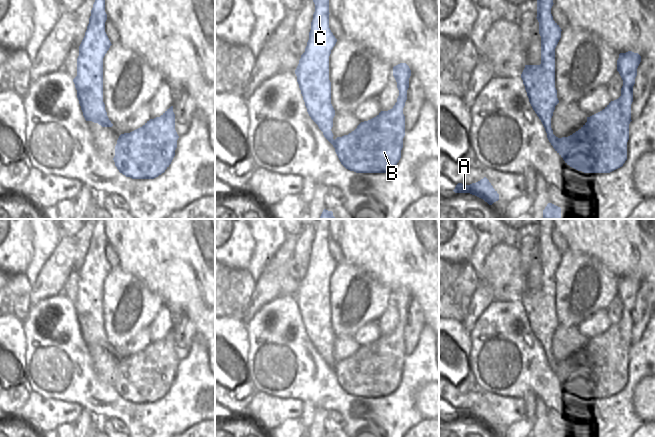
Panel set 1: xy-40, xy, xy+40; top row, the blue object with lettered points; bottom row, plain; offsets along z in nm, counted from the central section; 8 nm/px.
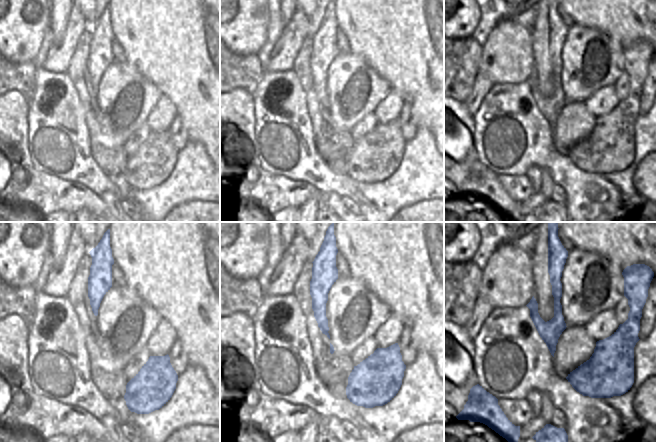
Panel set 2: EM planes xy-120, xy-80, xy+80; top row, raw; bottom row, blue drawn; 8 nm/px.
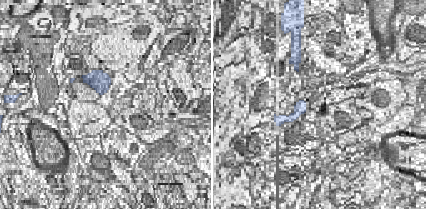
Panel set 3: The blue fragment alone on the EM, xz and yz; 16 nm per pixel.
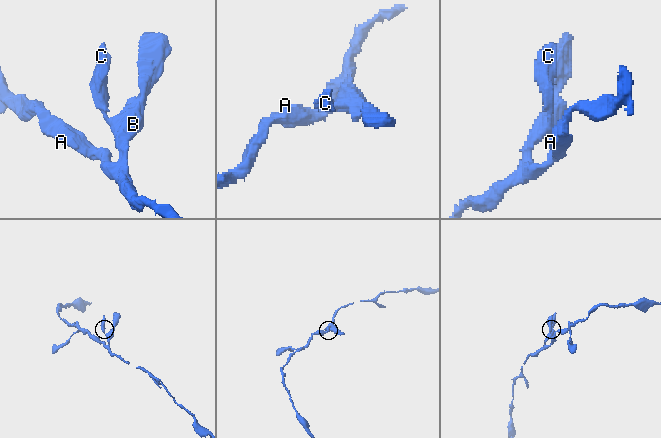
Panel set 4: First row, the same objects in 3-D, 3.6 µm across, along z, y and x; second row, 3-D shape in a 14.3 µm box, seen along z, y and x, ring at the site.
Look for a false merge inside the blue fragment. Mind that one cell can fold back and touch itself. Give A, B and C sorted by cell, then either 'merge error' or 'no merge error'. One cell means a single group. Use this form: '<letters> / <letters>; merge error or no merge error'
A B C; no merge error

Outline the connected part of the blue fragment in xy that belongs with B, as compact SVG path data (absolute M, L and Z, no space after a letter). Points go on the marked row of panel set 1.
M313 0L315 12L311 22L309 40L295 70L297 82L311 119L318 125L324 137L333 145L341 164L356 173L386 173L393 169L401 158L405 136L405 116L403 108L407 100L411 70L406 63L393 67L399 96L392 109L381 111L376 117L361 122L357 128L342 137L333 139L331 131L335 110L331 104L331 82L329 80L329 56L337 39L329 28L329 0Z

